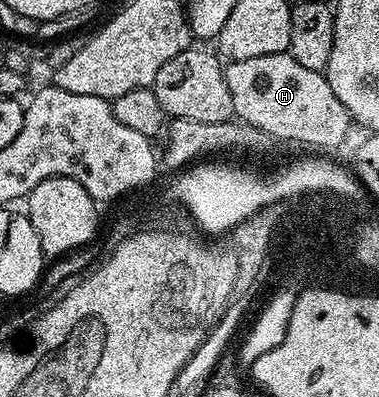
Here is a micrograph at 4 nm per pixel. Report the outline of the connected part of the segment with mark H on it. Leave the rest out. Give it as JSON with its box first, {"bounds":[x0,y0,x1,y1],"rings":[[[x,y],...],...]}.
{"bounds":[223,52,353,152],"rings":[[[290,52],[253,56],[253,60],[227,62],[223,68],[229,96],[233,96],[233,114],[238,121],[265,132],[271,139],[284,138],[303,146],[320,146],[320,151],[331,152],[343,142],[353,123],[349,112],[329,88],[326,73],[297,64]]]}

